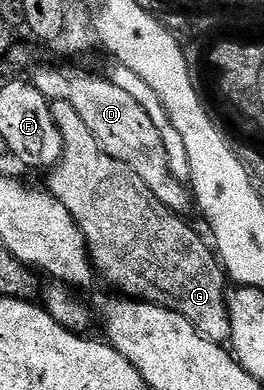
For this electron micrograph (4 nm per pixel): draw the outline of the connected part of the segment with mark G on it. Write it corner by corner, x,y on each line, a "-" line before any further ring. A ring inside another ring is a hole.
55,100
51,107
65,150
48,173
47,191
60,204
67,206
71,218
75,218
100,279
102,276
113,287
110,289
126,298
158,304
161,308
183,314
183,318
187,318
187,322
196,326
208,340
224,345
231,334
227,287
225,288
227,273
219,263
214,249
207,240
205,245
204,238
185,221
188,219
184,215
167,210
167,206
163,206
163,202
159,202
159,198
147,190
147,182
143,182
135,170
111,158
101,149
91,130
87,130
87,122
79,118
71,102

